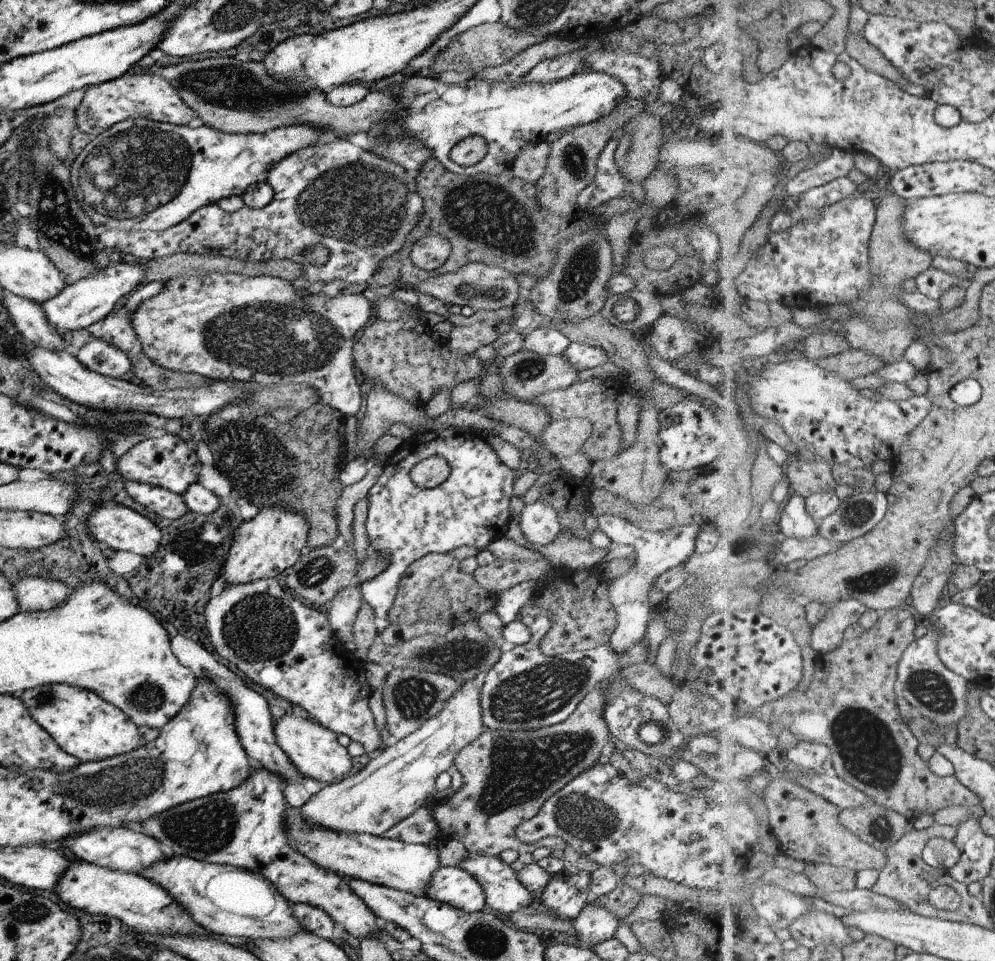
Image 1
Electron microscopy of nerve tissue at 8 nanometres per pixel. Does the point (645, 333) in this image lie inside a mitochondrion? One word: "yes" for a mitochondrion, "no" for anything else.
no

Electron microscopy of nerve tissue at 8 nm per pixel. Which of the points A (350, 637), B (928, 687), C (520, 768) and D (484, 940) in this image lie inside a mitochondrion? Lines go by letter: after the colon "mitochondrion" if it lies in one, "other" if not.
A: other
B: mitochondrion
C: mitochondrion
D: mitochondrion

